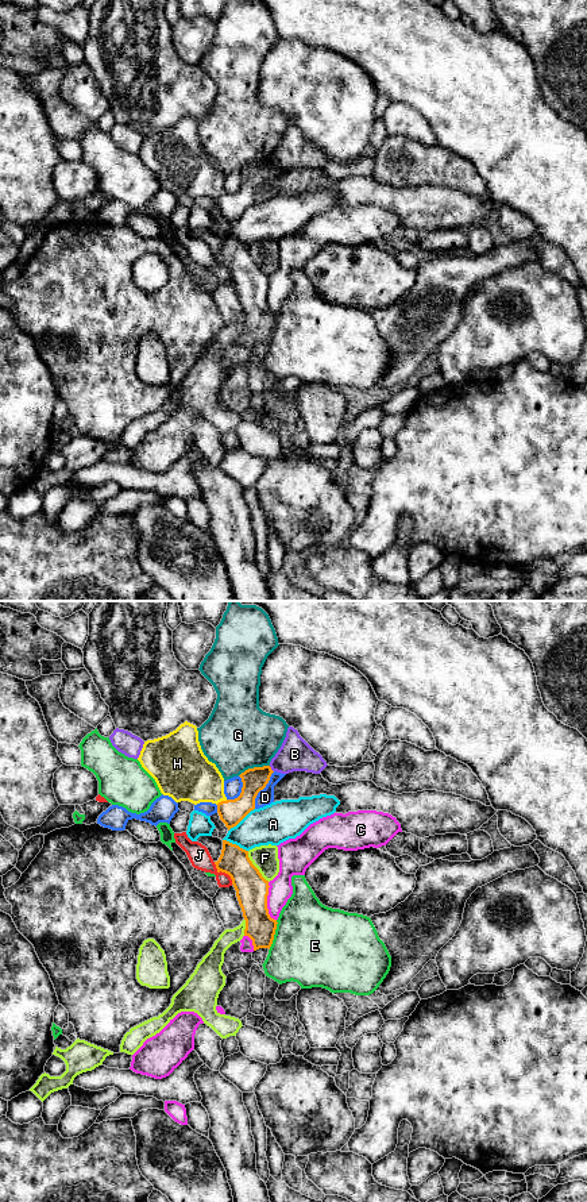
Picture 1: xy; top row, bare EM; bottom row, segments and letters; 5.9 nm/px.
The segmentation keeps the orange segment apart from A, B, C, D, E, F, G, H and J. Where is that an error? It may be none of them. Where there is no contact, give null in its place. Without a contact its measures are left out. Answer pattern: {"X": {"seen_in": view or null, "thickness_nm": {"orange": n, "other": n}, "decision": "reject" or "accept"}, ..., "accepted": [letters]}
{"A": {"seen_in": "xy", "thickness_nm": {"orange": 150, "other": 240}, "decision": "reject"}, "B": {"seen_in": "xy", "thickness_nm": {"orange": 140, "other": 190}, "decision": "reject"}, "C": {"seen_in": "xy", "thickness_nm": {"orange": 190, "other": 140}, "decision": "reject"}, "D": {"seen_in": "xy", "thickness_nm": {"orange": 150, "other": 100}, "decision": "reject"}, "E": {"seen_in": "xy", "thickness_nm": {"orange": 180, "other": 480}, "decision": "reject"}, "F": {"seen_in": "xy", "thickness_nm": {"orange": 190, "other": 160}, "decision": "reject"}, "G": {"seen_in": "xy", "thickness_nm": {"orange": 140, "other": 400}, "decision": "reject"}, "H": {"seen_in": "xy", "thickness_nm": {"orange": 150, "other": 300}, "decision": "accept"}, "J": {"seen_in": "xy", "thickness_nm": {"orange": 190, "other": 130}, "decision": "reject"}, "accepted": ["H"]}

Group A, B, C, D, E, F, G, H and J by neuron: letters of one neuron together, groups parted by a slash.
A / B / C / D / E / F / G / H / J

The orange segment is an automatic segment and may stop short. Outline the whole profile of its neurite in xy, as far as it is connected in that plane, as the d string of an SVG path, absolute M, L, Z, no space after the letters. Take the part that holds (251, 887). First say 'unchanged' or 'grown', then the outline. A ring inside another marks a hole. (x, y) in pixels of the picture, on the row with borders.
unchanged | M223 840L221 855L215 864L217 872L225 872L232 879L246 920L244 936L252 940L254 951L270 949L278 922L267 909L269 881L252 864L248 851L227 840Z

